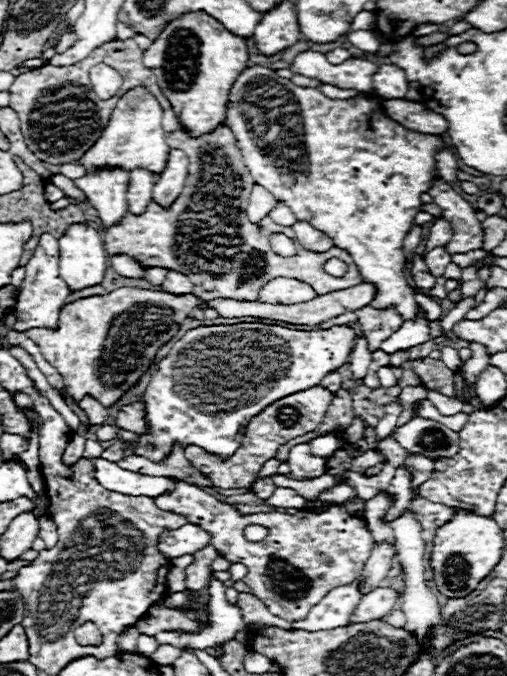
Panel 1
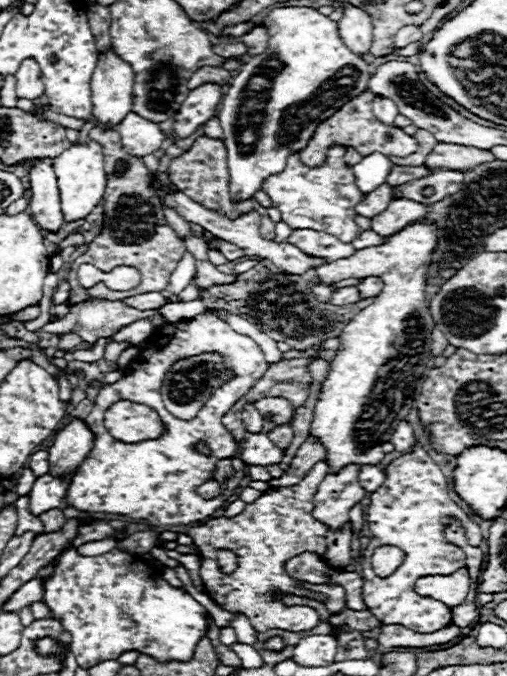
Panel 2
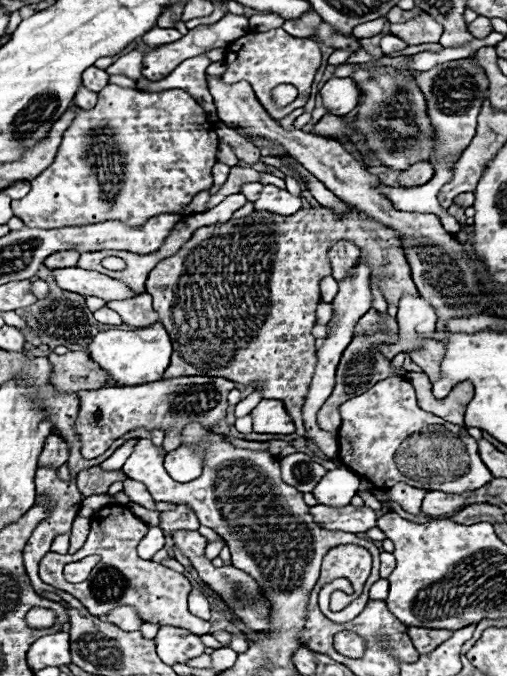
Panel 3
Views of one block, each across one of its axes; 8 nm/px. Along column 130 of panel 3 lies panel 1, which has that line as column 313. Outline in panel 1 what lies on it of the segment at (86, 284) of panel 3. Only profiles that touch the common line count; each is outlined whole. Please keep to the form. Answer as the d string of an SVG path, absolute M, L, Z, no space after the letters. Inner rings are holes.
M272 278L268 280L258 294L258 300L266 300L266 304L298 304L302 300L314 298L316 292L312 286L294 280L294 278Z

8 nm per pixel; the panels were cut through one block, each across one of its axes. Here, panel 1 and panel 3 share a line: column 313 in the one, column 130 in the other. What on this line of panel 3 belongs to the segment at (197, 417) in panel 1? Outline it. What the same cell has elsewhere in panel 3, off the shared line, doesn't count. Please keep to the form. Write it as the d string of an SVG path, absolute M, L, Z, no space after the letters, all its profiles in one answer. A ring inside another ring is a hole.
M162 324L138 328L138 330L106 330L98 332L86 346L90 358L114 380L118 386L138 386L162 378L172 354L172 344Z

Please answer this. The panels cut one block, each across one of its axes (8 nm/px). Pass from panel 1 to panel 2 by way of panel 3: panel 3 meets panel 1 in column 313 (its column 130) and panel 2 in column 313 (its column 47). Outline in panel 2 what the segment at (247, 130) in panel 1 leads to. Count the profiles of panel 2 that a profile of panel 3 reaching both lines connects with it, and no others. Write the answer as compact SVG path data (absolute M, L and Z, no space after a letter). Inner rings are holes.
M340 146L328 150L328 160L320 168L304 166L298 154L290 156L286 170L278 176L270 176L262 190L270 196L272 206L282 212L282 220L292 228L322 228L322 232L330 232L346 242L352 242L362 232L354 222L358 216L354 208L366 194L356 186L352 168L344 164L344 148Z

